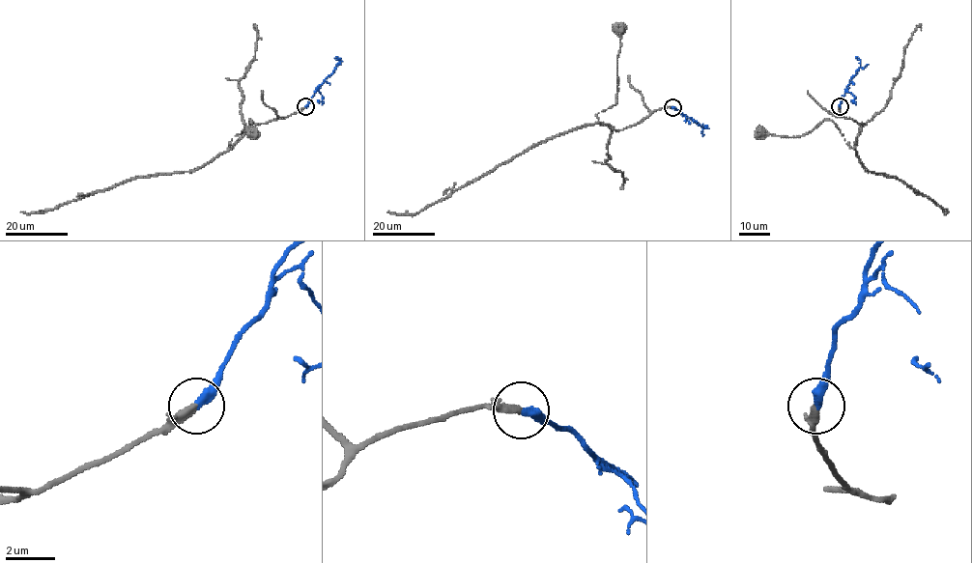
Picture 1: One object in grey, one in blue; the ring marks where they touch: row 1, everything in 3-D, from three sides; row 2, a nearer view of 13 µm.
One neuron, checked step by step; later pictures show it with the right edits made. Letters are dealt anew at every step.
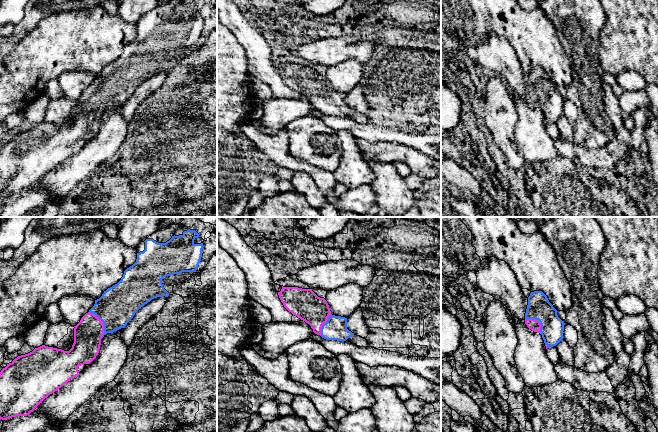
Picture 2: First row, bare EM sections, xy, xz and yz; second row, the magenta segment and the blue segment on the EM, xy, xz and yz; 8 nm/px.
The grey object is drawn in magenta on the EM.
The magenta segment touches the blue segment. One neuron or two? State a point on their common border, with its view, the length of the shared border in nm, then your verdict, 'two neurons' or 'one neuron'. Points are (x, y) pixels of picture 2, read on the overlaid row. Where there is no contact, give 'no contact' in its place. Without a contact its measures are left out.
contact xy (103, 323); length 240 nm; one neuron

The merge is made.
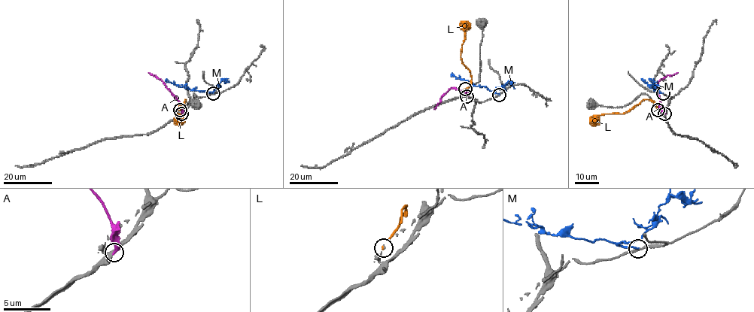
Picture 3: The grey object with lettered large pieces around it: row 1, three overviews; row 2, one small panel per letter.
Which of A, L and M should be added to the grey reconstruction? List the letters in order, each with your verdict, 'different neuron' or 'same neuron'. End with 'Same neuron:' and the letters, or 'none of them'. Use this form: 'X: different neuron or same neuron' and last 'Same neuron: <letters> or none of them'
A: different neuron
L: different neuron
M: different neuron
Same neuron: none of them

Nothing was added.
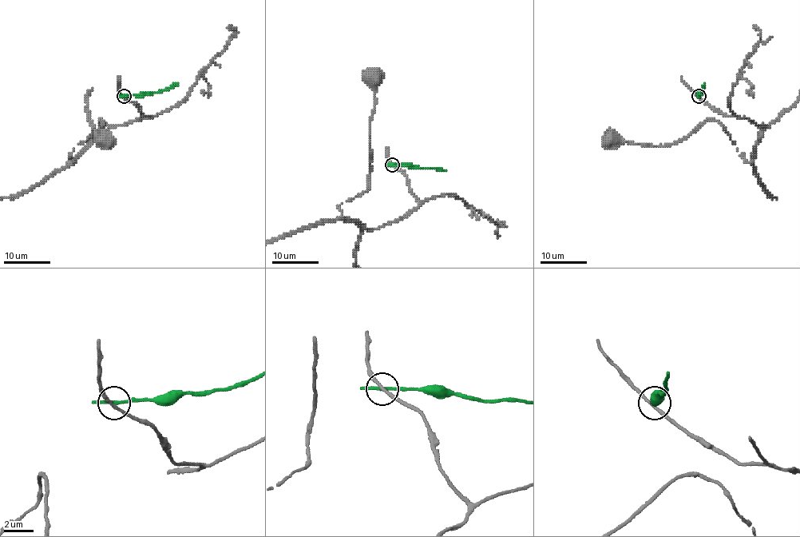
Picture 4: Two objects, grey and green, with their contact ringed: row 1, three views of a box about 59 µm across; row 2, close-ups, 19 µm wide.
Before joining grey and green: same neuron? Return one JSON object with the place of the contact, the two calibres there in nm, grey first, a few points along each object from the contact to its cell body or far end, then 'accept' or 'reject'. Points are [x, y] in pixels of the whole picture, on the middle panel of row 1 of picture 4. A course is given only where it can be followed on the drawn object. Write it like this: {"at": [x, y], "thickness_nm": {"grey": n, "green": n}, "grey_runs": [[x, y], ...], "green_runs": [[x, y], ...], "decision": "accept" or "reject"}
{"at": [392, 165], "thickness_nm": {"grey": 190, "green": 220}, "grey_runs": [[392, 165], [405, 174], [417, 207], [372, 229], [346, 221], [338, 207], [368, 188], [374, 105], [370, 76]], "green_runs": [[392, 165], [413, 165], [445, 171]], "decision": "reject"}

